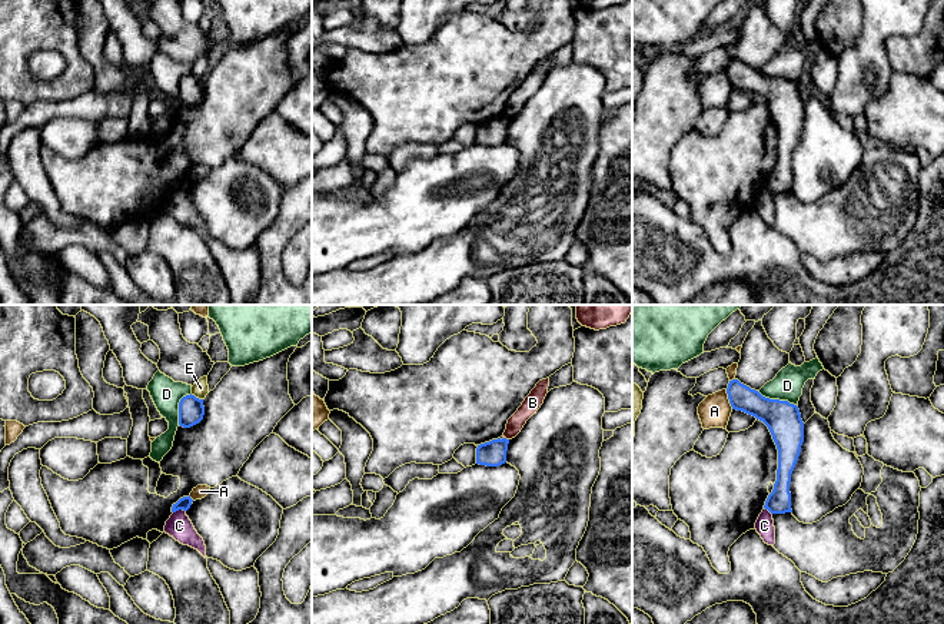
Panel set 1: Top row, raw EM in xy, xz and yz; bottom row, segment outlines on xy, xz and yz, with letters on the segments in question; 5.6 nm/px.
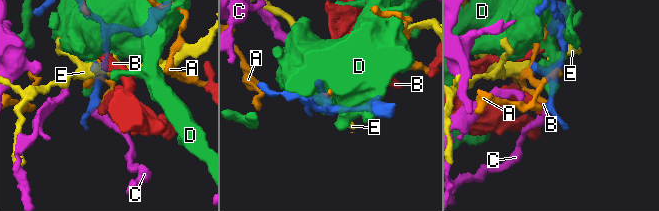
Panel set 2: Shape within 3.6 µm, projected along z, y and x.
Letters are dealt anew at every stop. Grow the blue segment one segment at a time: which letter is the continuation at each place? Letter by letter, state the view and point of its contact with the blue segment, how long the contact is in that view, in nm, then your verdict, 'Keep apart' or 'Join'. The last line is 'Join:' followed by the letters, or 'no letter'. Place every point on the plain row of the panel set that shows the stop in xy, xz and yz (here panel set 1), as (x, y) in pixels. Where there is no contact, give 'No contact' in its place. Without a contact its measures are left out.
A: Touches blue at yz (728, 78). Shared border 120 nm. Keep apart
B: Touches blue at xz (505, 118). Shared border 30 nm. Keep apart
C: Touches blue at xy (179, 188). Shared border 70 nm. Keep apart
D: Touches blue at yz (777, 79). Shared border 240 nm. Keep apart
E: Touches blue at xy (195, 76). Shared border 80 nm. Keep apart
Join: no letter

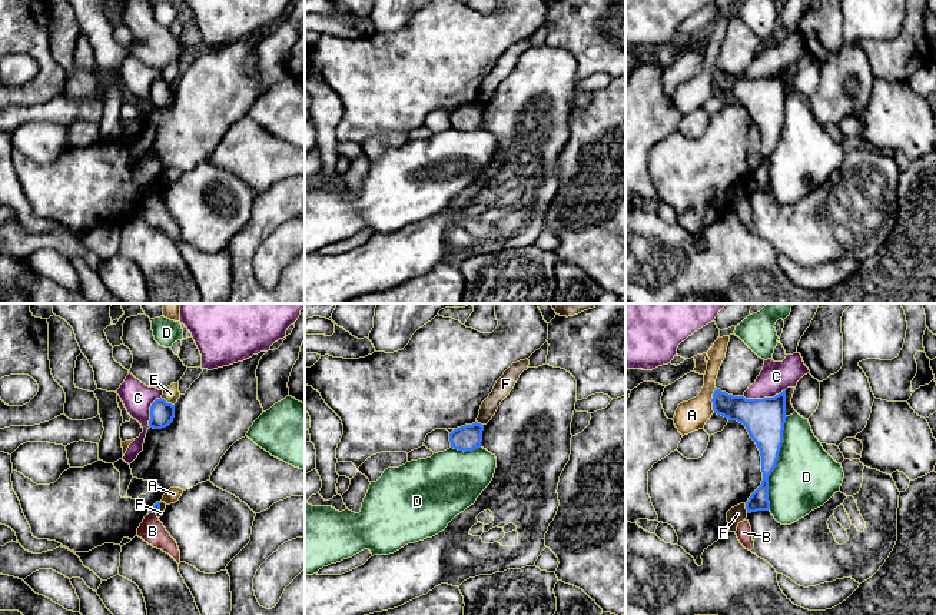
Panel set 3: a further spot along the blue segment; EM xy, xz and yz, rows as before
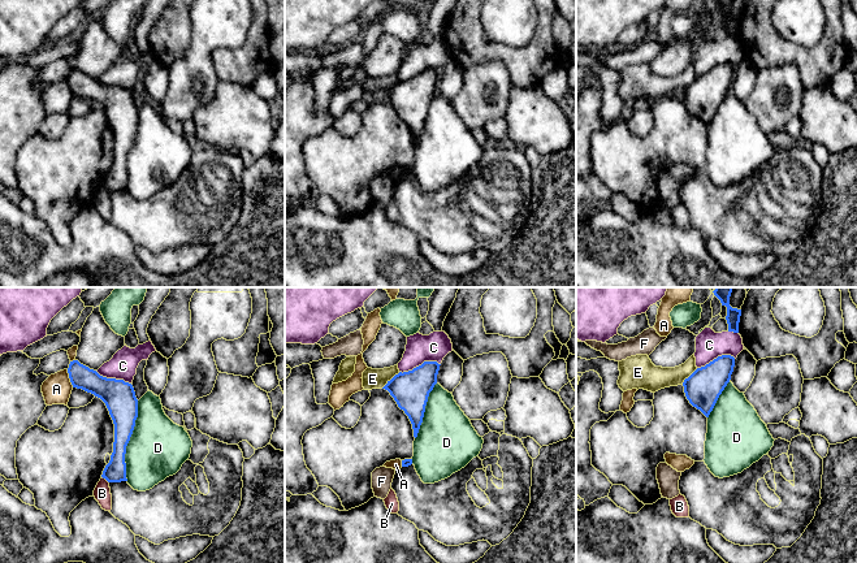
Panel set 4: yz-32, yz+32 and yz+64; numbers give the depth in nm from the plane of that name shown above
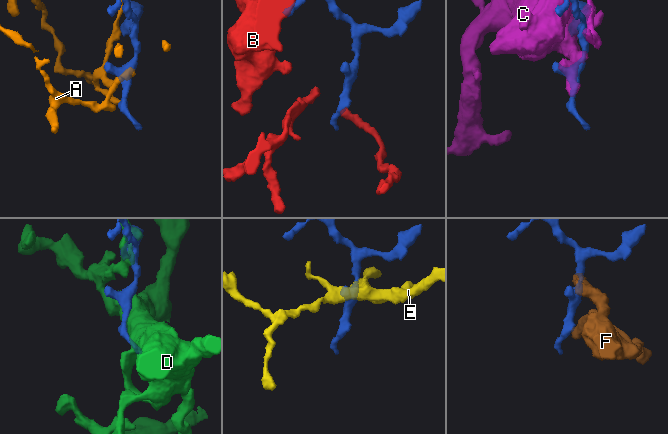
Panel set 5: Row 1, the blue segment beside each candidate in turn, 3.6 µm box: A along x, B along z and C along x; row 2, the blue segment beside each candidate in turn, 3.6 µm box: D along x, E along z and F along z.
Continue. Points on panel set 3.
A: Touches blue at yz (712, 80). Shared border 140 nm. Keep apart
B: Touches blue at xy (153, 192). Shared border 50 nm. Keep apart
C: Touches blue at yz (764, 77). Shared border 240 nm. Keep apart
D: Touches blue at yz (776, 142). Shared border 550 nm. Keep apart
E: Touches blue at xy (166, 82). Shared border 90 nm. Keep apart
F: Touches blue at yz (746, 188). Shared border 60 nm. Keep apart
Join: no letter

